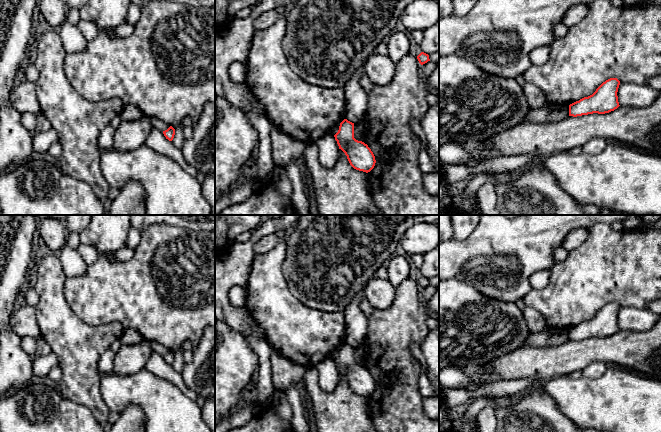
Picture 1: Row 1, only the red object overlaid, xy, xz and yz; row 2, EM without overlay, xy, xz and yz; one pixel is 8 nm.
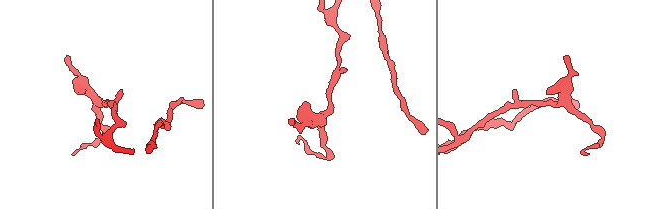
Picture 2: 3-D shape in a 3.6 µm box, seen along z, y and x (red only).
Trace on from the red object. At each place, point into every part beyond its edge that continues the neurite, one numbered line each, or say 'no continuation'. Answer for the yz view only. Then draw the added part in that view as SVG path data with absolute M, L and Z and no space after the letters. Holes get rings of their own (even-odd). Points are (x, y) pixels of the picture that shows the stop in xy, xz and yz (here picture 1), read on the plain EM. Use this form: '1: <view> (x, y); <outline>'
1: yz (554, 336); M550 328L528 336L526 344L534 347L560 346L569 340L568 328Z

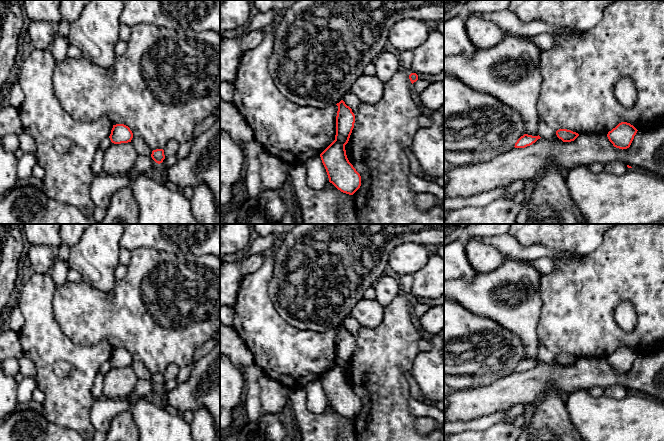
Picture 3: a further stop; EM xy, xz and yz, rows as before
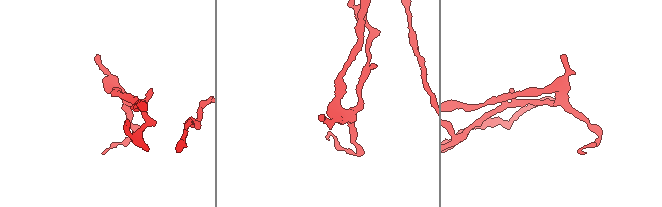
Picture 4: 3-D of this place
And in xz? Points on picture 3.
no continuation

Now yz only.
no continuation

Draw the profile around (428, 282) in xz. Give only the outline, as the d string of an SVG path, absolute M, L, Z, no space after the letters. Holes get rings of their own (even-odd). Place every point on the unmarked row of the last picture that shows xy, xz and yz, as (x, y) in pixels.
M429 256L425 265L412 276L412 297L439 298L444 295L444 259L440 256Z

